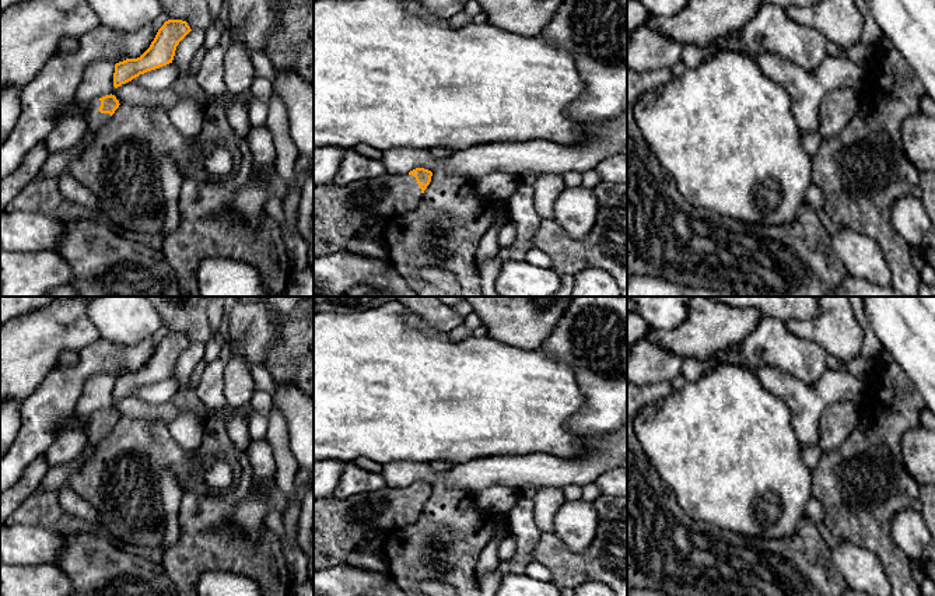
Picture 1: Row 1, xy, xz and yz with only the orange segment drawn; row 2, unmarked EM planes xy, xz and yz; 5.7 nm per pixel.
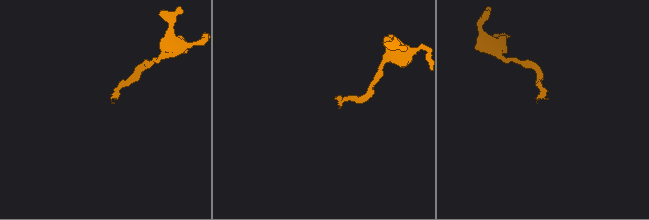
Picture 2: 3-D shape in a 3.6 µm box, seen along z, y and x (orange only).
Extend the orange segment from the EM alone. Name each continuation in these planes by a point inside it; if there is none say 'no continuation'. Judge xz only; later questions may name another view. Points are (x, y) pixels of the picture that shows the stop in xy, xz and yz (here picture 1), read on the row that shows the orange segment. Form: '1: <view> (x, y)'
1: xz (340, 211)

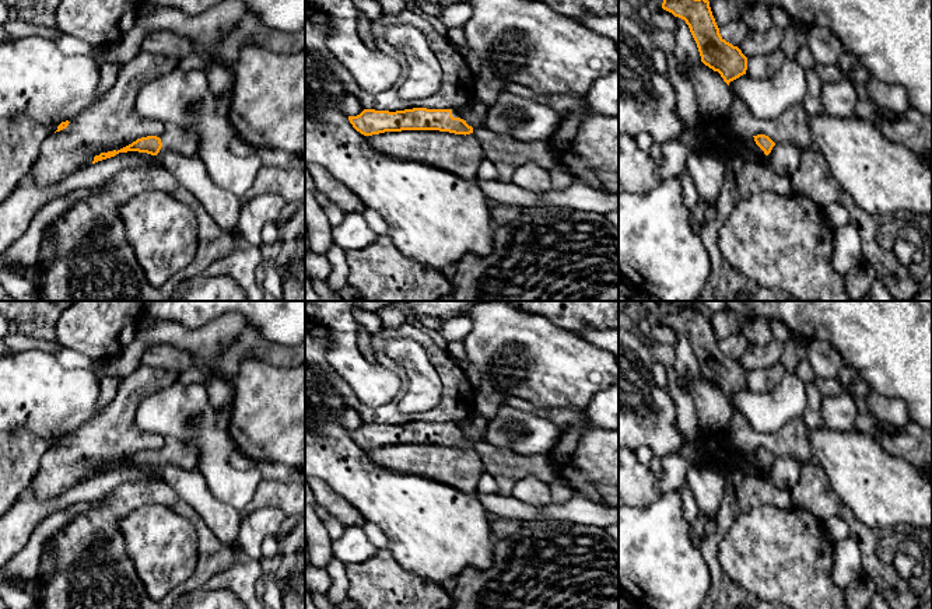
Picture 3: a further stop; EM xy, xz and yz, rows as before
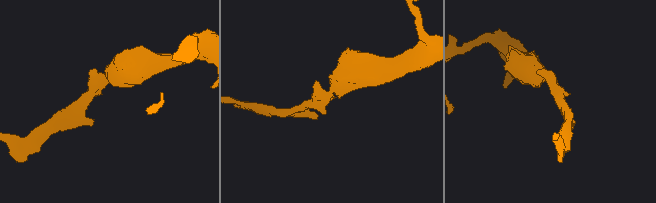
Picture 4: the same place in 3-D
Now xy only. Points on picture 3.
1: xy (175, 139)

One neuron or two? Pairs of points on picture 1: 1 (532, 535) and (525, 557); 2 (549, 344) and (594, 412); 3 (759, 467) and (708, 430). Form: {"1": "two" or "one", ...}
{"1": "one", "2": "one", "3": "one"}

